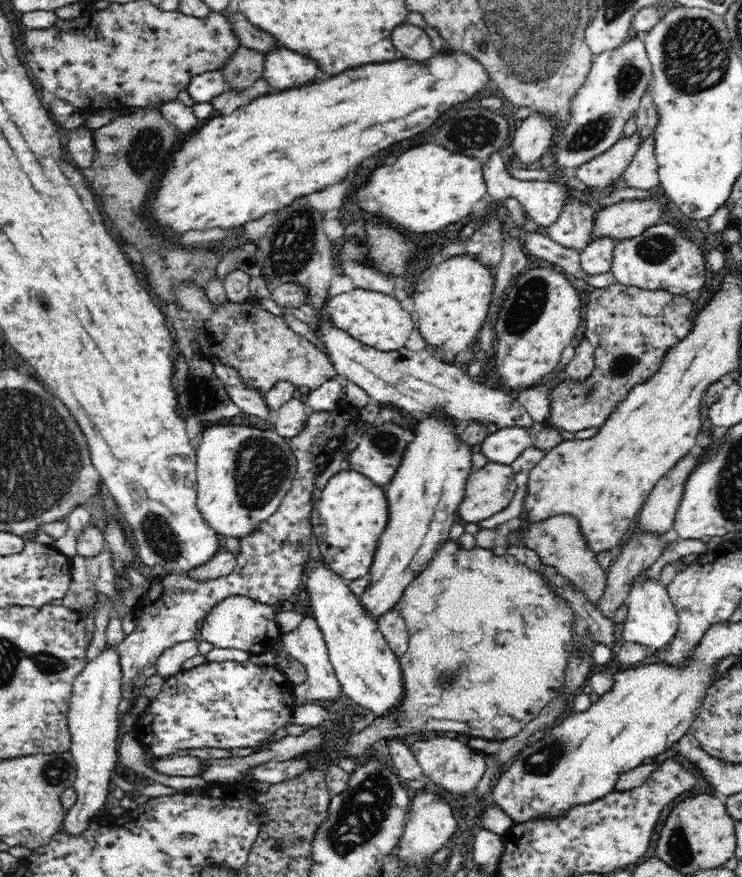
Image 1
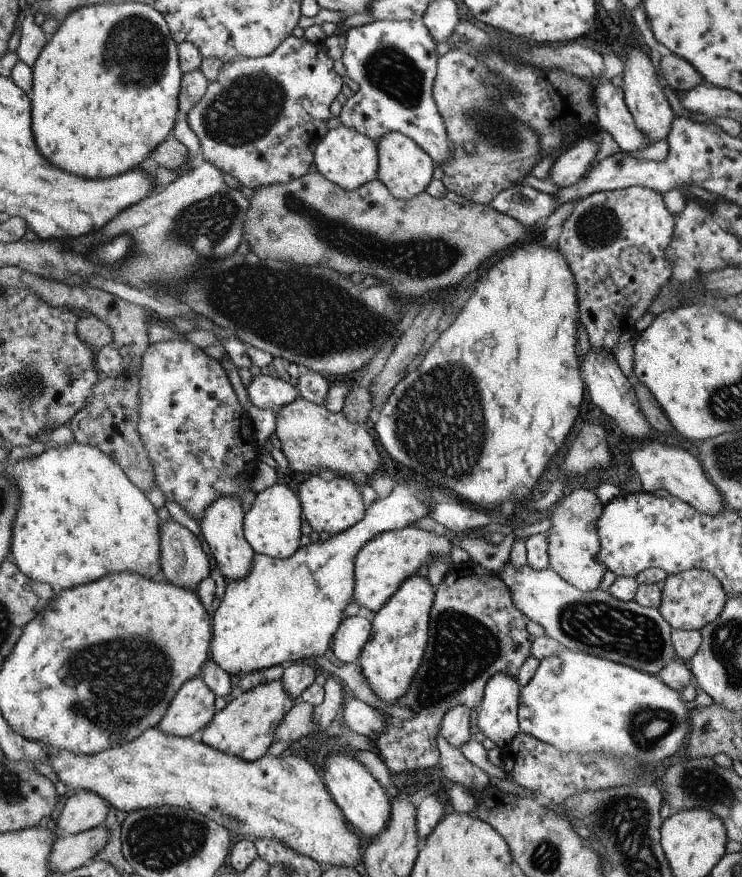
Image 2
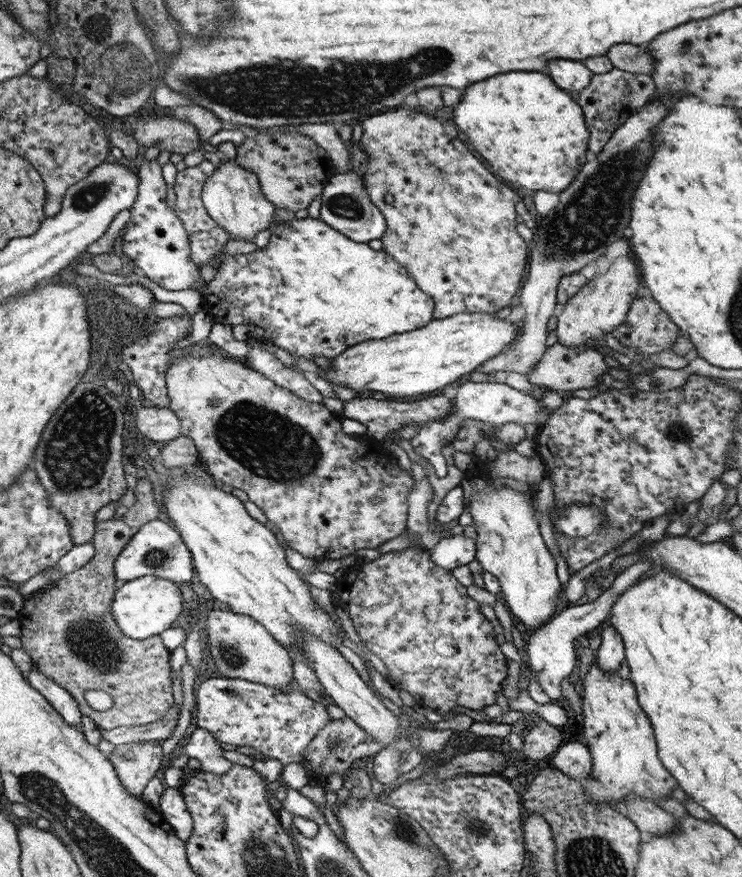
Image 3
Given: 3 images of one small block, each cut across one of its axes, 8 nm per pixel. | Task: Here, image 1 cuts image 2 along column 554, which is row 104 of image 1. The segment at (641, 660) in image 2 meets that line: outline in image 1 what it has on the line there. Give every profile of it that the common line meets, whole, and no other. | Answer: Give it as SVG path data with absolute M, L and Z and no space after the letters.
M633 35L617 49L606 50L606 53L594 56L590 72L586 74L586 80L578 88L578 93L571 103L569 126L563 133L560 143L554 146L554 154L559 168L576 170L582 164L593 160L619 142L623 138L626 124L638 113L641 100L645 96L650 82L653 82L653 68L649 58L647 58L643 35Z

